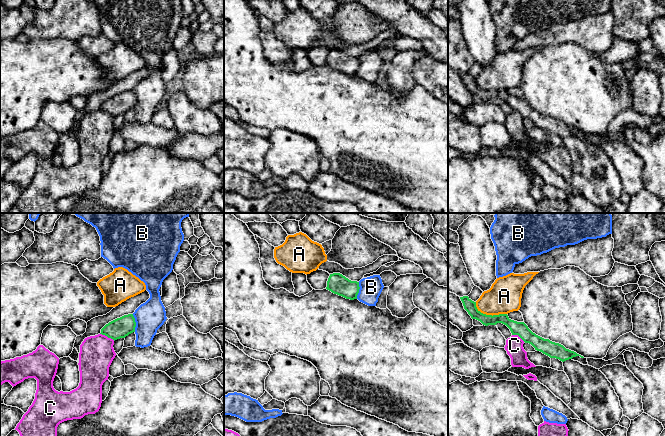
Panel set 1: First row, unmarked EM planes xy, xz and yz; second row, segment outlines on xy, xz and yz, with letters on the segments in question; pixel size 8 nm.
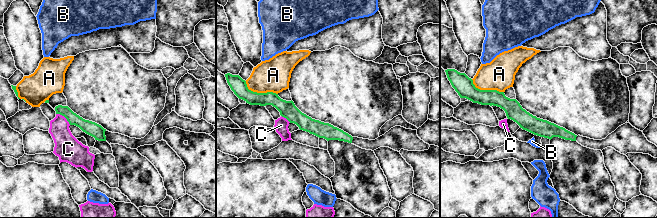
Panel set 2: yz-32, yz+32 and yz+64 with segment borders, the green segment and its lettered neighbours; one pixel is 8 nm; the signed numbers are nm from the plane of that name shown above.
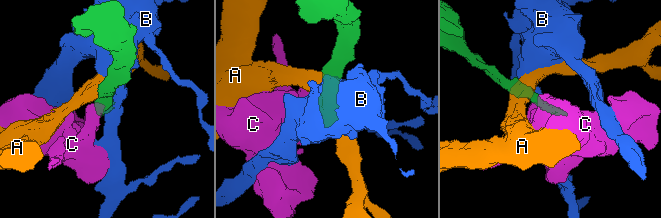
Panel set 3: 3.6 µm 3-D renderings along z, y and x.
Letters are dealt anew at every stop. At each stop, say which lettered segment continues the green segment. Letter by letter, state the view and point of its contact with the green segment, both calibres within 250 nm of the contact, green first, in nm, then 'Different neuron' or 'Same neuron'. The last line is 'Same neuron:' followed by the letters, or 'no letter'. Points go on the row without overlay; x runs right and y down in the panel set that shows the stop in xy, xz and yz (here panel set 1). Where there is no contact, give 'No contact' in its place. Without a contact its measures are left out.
A: Touches green at yz (489, 91). Thickness 110 nm (green) against 260 nm. Different neuron
B: Touches green at xy (135, 99). Thickness 160 nm (green) against 240 nm. Different neuron
C: Touches green at xy (107, 112). Thickness 160 nm (green) against 280 nm. Different neuron
Same neuron: no letter

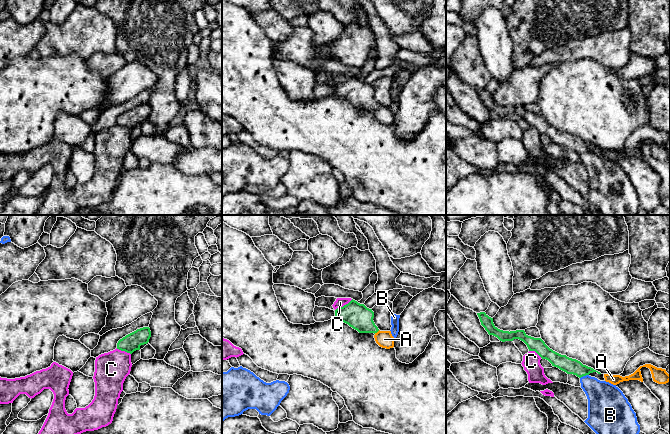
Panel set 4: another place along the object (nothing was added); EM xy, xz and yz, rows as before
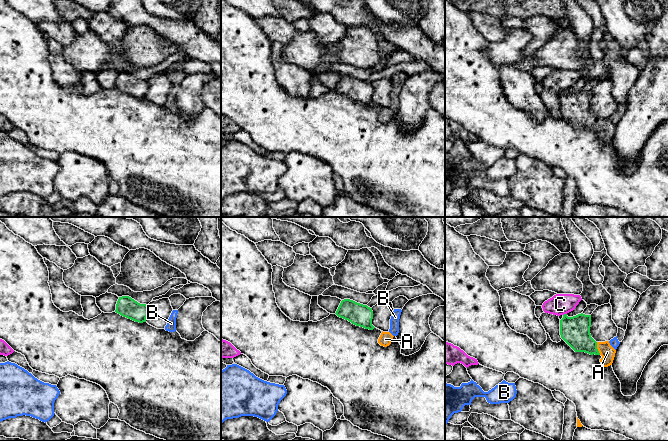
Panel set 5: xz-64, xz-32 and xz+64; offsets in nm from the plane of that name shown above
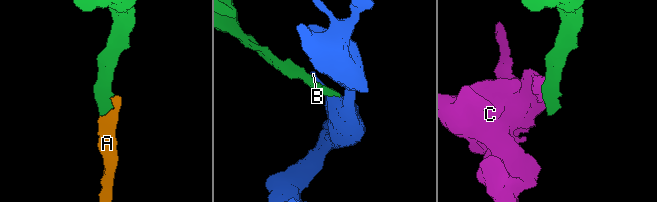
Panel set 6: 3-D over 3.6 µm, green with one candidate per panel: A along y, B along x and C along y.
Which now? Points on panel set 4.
A: Touches green at xz (376, 108). Thickness 200 nm (green) against 140 nm. Same neuron
B: Touches green at yz (584, 151). Thickness 130 nm (green) against 280 nm. Different neuron
C: Touches green at xz (344, 81). Thickness 200 nm (green) against 80 nm. Different neuron
Same neuron: A

